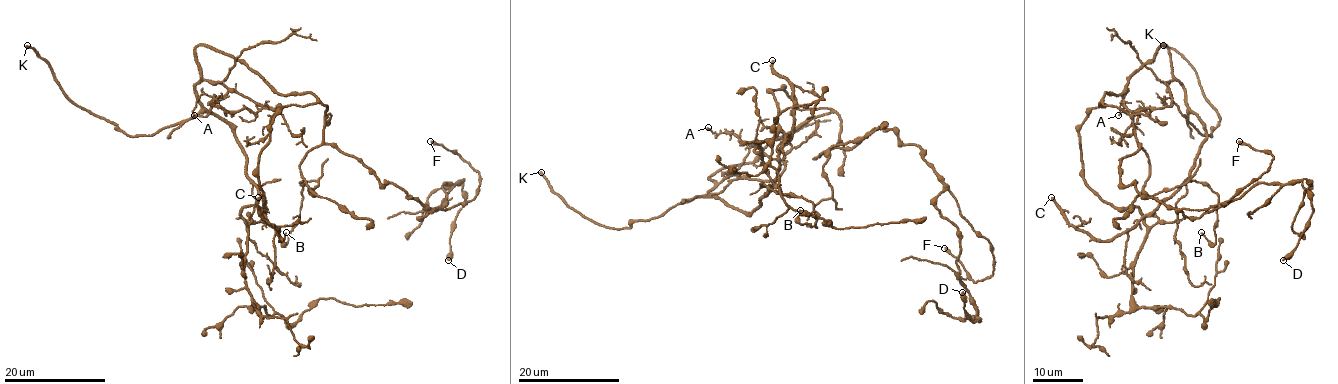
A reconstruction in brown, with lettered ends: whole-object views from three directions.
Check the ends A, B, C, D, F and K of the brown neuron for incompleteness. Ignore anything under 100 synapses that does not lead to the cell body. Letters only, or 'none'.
K

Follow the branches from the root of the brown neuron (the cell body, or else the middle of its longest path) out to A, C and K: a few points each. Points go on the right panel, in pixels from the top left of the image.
A: (1099, 104), (1164, 45), (1171, 104), (1130, 111), (1125, 94), (1118, 115)
C: (1099, 104), (1164, 45), (1185, 104), (1206, 129), (1194, 168), (1108, 240), (1071, 226), (1051, 197)
K: (1099, 104), (1164, 45), (1188, 121), (1211, 136), (1220, 116), (1194, 68), (1163, 45)

